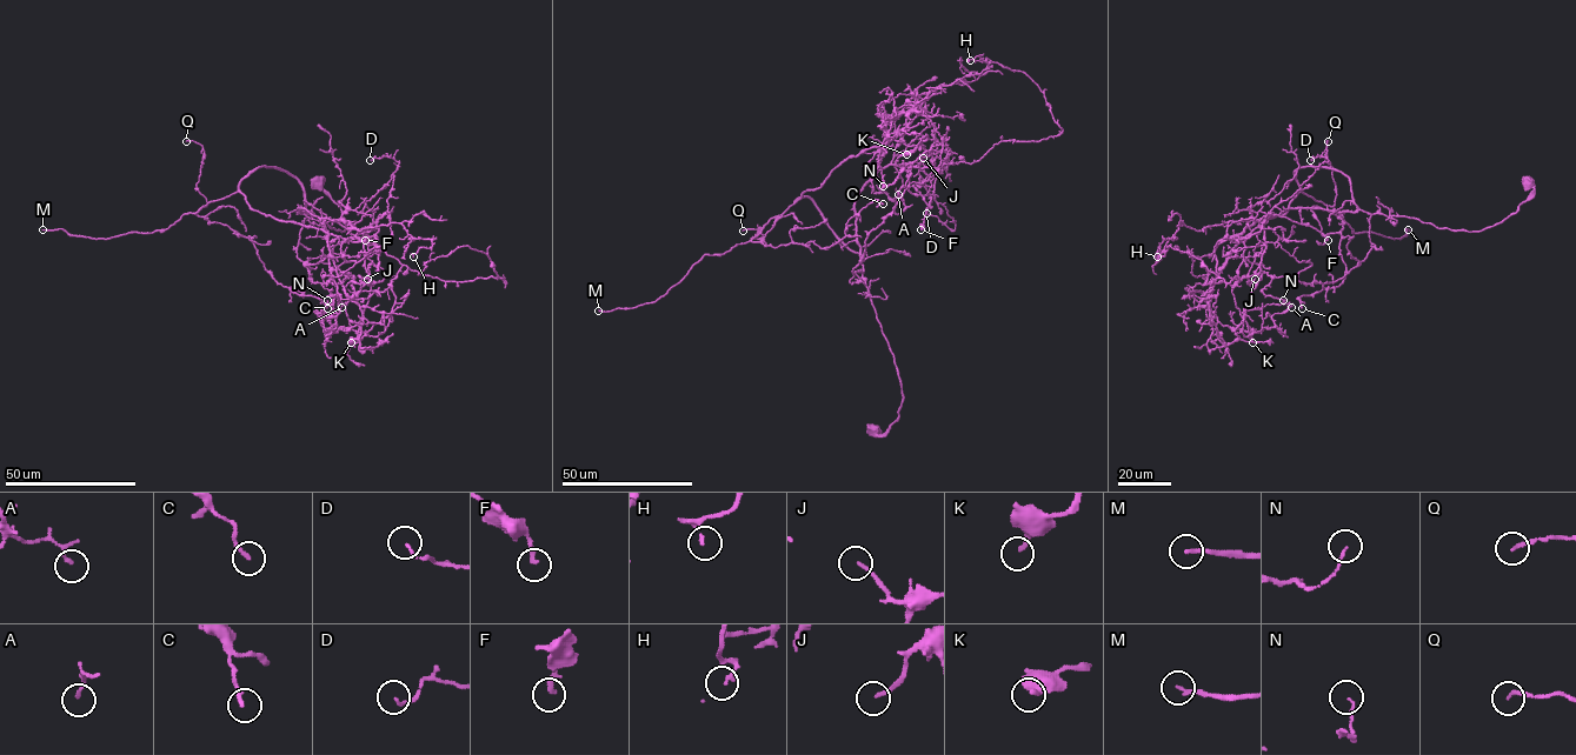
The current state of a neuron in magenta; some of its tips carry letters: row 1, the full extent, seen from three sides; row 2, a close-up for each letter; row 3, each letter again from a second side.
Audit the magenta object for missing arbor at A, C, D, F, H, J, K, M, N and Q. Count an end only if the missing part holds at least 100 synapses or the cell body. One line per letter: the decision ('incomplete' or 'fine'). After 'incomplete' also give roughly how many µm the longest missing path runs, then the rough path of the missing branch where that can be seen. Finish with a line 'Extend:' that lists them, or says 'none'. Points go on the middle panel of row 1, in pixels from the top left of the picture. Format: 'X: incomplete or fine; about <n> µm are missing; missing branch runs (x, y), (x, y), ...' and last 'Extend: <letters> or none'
A: fine
C: fine
D: fine
F: fine
H: fine
J: fine
K: fine
M: incomplete; about 200 µm are missing
N: fine
Q: fine
Extend: M

